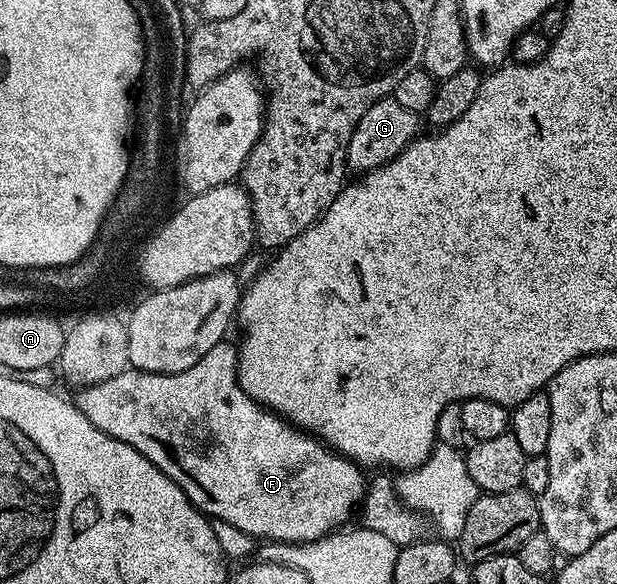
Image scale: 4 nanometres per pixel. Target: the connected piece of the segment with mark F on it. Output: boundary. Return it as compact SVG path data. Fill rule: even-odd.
M223 339L219 345L212 347L212 351L208 351L208 355L204 355L204 359L200 359L188 371L149 373L127 367L120 375L112 375L112 379L104 379L104 383L81 386L75 393L78 394L73 394L73 403L82 412L84 419L88 419L88 423L92 423L100 431L112 435L112 439L120 439L124 443L128 443L128 447L140 451L140 455L144 455L144 459L148 459L153 465L160 467L160 471L164 471L164 475L168 475L168 479L172 479L182 488L184 495L188 495L188 499L201 513L205 513L214 521L232 523L232 527L236 527L236 531L244 531L249 537L261 539L263 542L289 541L292 545L303 545L341 530L349 522L346 520L353 513L355 516L356 510L362 504L362 497L366 493L368 484L368 477L363 466L357 465L355 461L340 453L335 453L325 441L319 441L306 430L291 425L285 417L273 413L271 409L266 409L257 401L252 400L238 382L238 350L233 344L229 345L229 340Z

